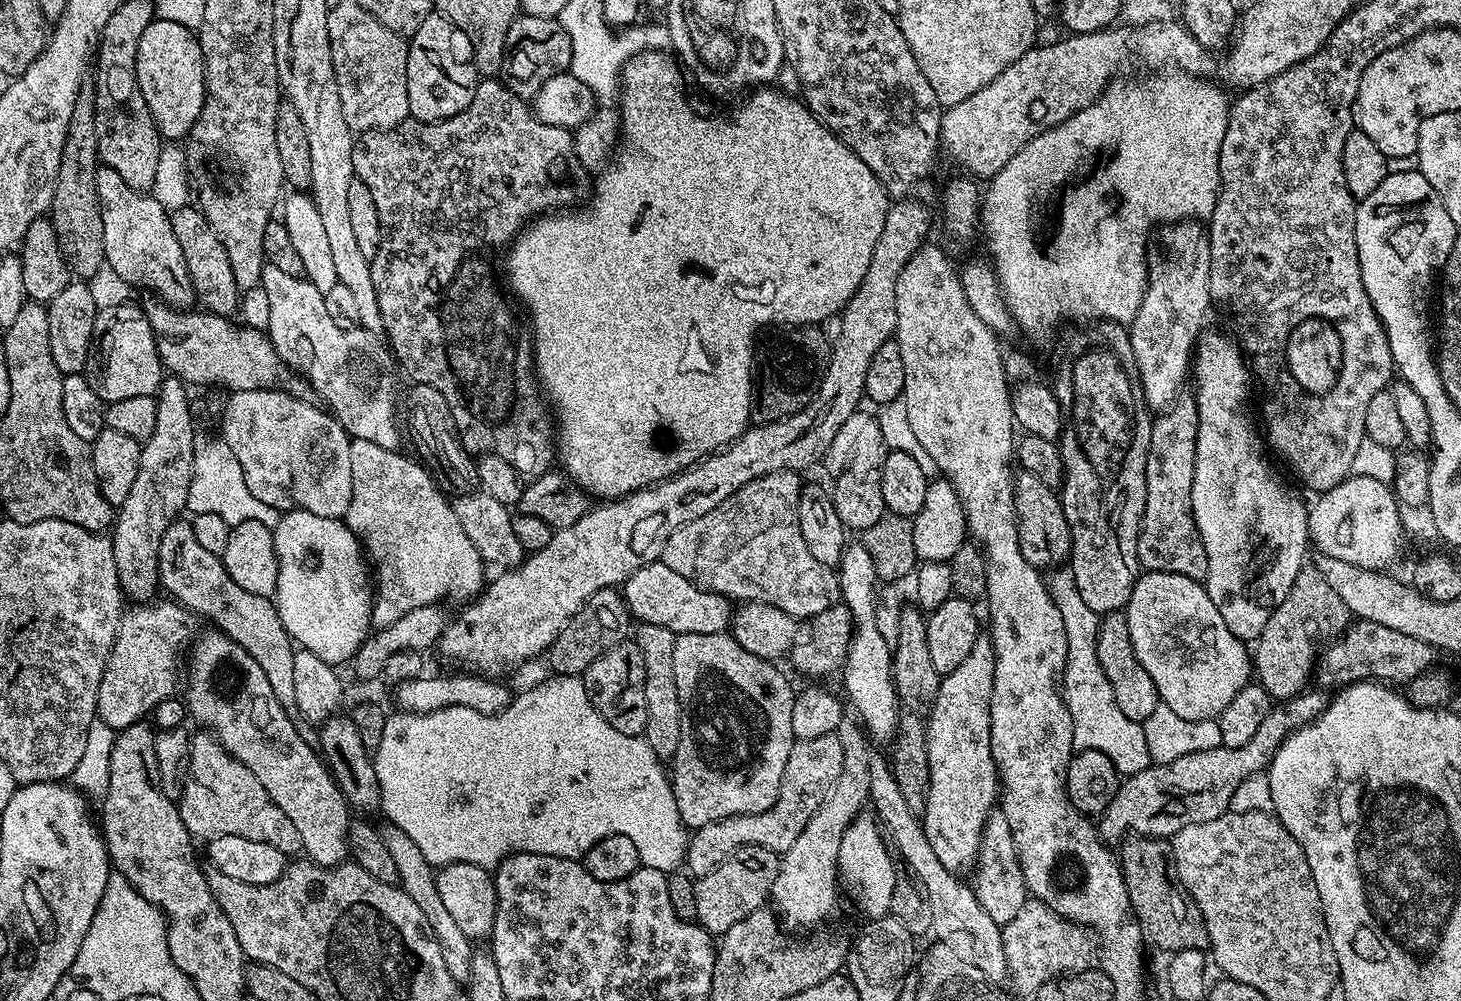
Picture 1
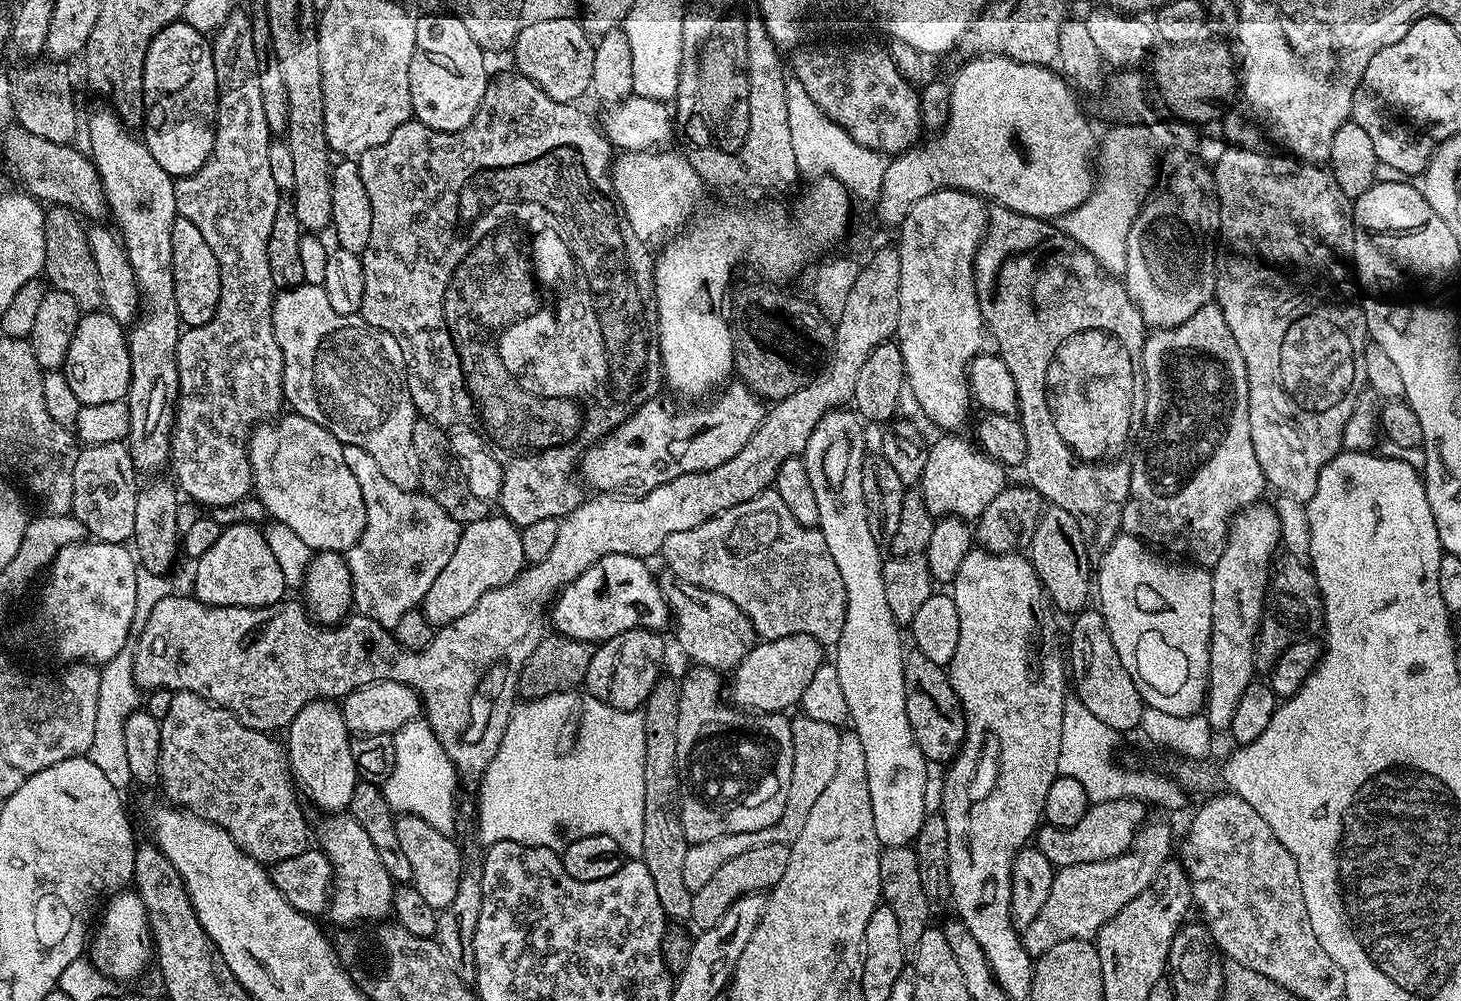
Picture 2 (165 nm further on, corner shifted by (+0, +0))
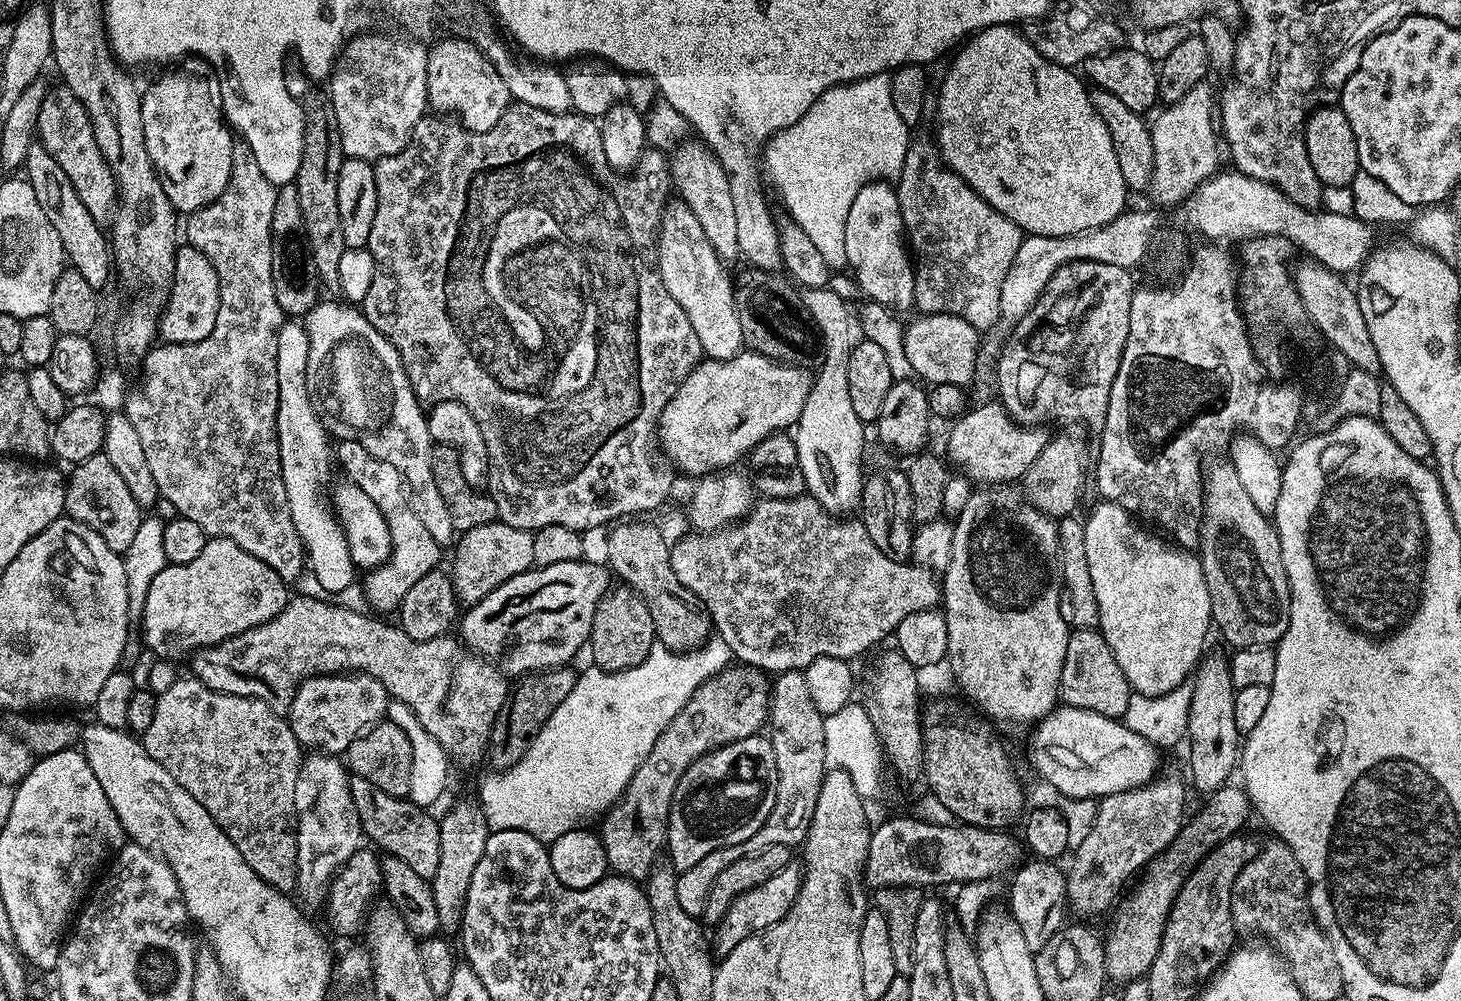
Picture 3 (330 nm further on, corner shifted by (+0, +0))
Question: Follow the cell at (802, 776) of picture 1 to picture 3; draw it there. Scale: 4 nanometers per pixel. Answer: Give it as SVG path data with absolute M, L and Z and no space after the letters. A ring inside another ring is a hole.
M803 671L781 672L771 681L766 724L769 729L772 727L770 739L774 746L774 762L778 762L778 794L774 794L774 810L770 810L770 818L766 818L758 834L738 846L726 846L722 850L714 850L714 854L706 854L702 862L697 862L690 866L690 870L677 875L678 902L682 910L686 910L686 914L703 917L706 898L710 898L710 886L714 886L718 874L722 874L726 866L738 862L738 858L758 854L766 850L766 846L795 849L803 845L810 830L810 822L814 818L814 806L818 806L818 794L822 790L826 769L829 767L824 718L818 706L814 706L810 699Z

